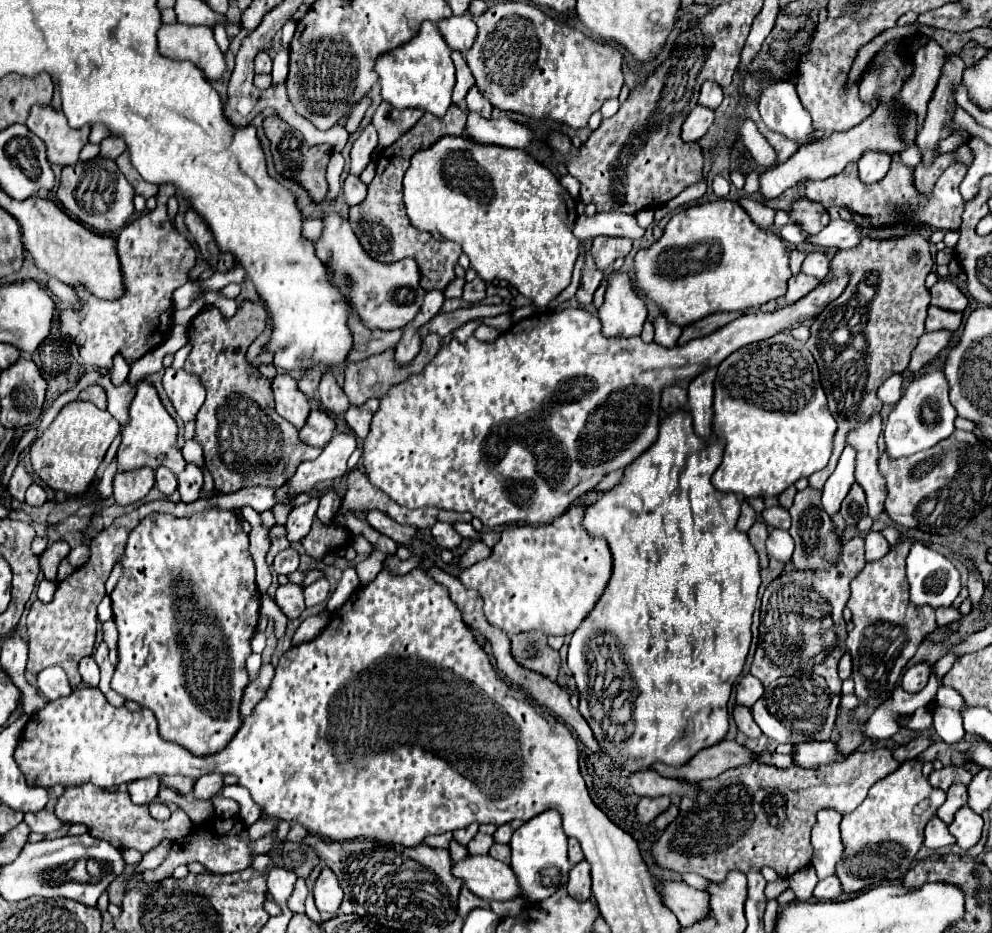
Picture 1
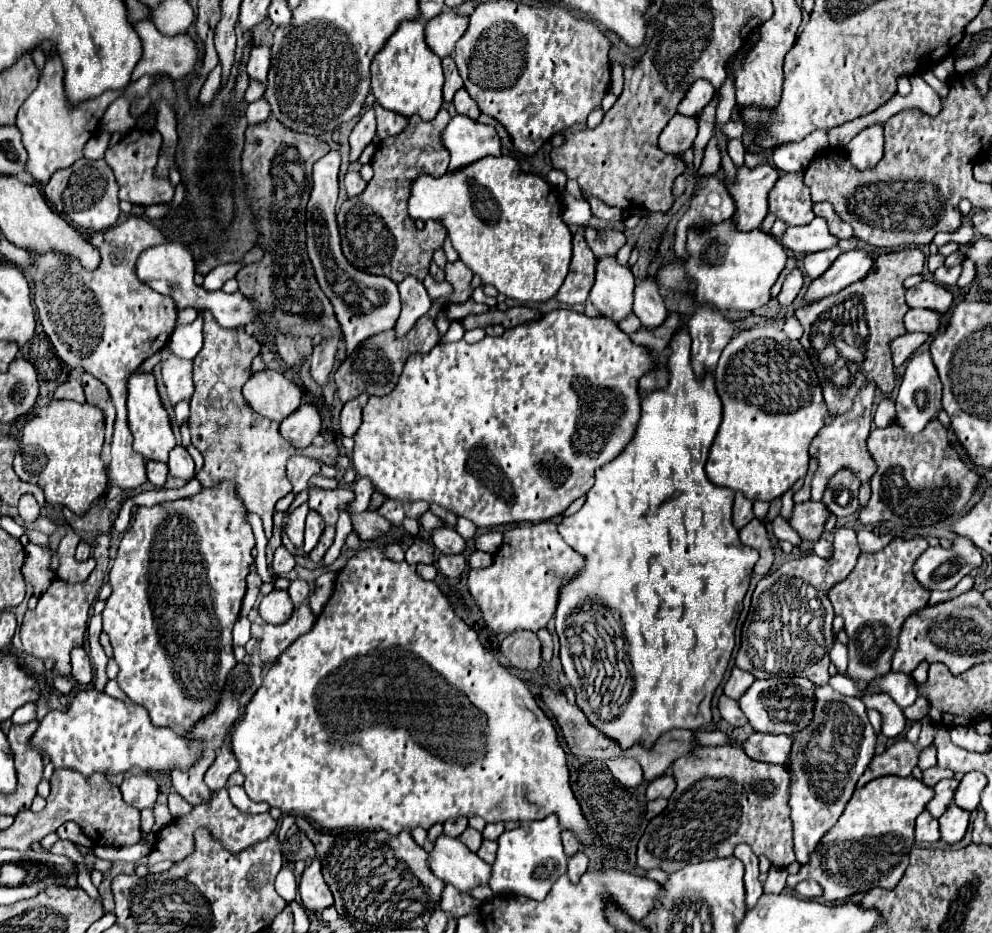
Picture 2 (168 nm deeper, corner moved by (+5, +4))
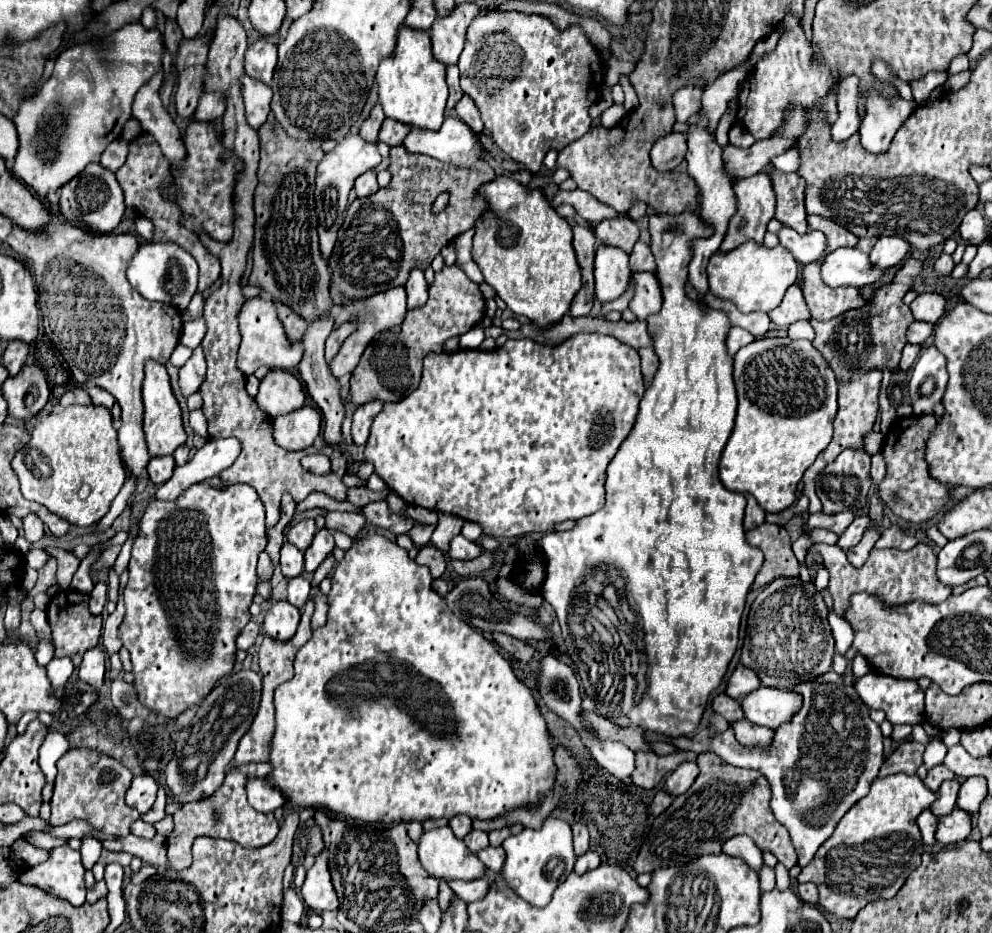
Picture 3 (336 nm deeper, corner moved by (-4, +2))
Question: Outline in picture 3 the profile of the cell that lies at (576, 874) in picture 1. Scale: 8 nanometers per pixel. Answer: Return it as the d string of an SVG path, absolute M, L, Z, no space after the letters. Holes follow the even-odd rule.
M586 852L586 854L582 854L582 856L578 856L578 860L576 860L576 866L574 866L574 872L576 874L584 874L586 870L594 870L594 868L598 868L600 866L600 856L596 854L596 852Z

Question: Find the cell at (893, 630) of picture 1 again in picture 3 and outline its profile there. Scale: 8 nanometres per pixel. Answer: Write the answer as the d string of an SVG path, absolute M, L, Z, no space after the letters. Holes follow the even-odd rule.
M812 544L808 548L806 556L807 566L813 564L813 557L817 554L824 558L824 568L828 568L828 572L830 572L828 590L834 596L834 610L838 614L844 612L848 596L854 594L854 592L874 592L874 594L880 594L884 598L884 602L890 604L890 606L906 604L906 602L912 602L912 600L932 600L932 604L940 604L942 600L946 600L952 594L952 588L946 586L946 584L942 584L938 580L938 576L936 576L936 554L934 554L934 550L932 550L930 544L916 544L908 552L902 552L902 550L872 550L870 556L868 556L868 560L866 560L866 564L862 568L854 568L846 560L846 554L842 550L838 550L836 546L826 546L826 544Z

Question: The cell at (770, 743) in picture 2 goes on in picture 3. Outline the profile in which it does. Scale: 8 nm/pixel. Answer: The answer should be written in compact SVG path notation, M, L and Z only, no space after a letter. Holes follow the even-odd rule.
M740 720L740 722L732 722L730 728L734 730L734 736L740 744L746 744L746 746L754 746L754 744L760 744L760 746L770 746L770 734L772 730L770 728L764 728L764 726L758 726L758 724L752 724L750 720Z

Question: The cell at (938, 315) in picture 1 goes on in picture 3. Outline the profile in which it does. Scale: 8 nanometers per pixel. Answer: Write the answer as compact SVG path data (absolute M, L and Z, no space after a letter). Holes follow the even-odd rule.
M912 322L908 332L906 332L906 340L910 344L920 344L922 346L928 340L928 336L932 334L932 328L934 326L928 324L928 322Z

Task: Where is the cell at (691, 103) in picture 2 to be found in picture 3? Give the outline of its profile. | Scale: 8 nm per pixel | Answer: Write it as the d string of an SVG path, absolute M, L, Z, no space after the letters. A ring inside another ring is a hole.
M684 86L672 96L674 104L674 114L678 122L686 122L692 114L700 110L700 98L702 98L702 88L696 86Z

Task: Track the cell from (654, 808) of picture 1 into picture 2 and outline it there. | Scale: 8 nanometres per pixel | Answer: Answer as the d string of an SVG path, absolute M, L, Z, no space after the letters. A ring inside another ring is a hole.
M661 776L657 780L653 780L647 786L647 800L657 800L657 798L669 798L673 794L673 776Z

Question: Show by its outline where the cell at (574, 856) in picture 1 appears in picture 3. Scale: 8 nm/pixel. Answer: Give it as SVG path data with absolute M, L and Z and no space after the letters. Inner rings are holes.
M576 822L572 824L572 834L574 834L574 852L576 856L580 856L588 850L588 828L582 822Z

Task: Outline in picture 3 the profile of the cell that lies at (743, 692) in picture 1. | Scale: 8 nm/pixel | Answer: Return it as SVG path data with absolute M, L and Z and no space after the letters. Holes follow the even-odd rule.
M738 664L736 670L732 672L732 676L728 678L728 686L726 686L726 694L734 700L740 700L742 696L750 694L752 690L756 690L760 686L760 680L756 676L754 670Z

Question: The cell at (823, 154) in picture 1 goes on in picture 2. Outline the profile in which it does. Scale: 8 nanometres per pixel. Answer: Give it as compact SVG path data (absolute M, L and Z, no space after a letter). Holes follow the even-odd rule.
M761 164L755 170L743 166L737 170L737 182L733 186L727 184L737 206L733 220L741 230L753 230L761 226L763 218L769 212L769 190L777 182L777 178L779 170L771 164Z

